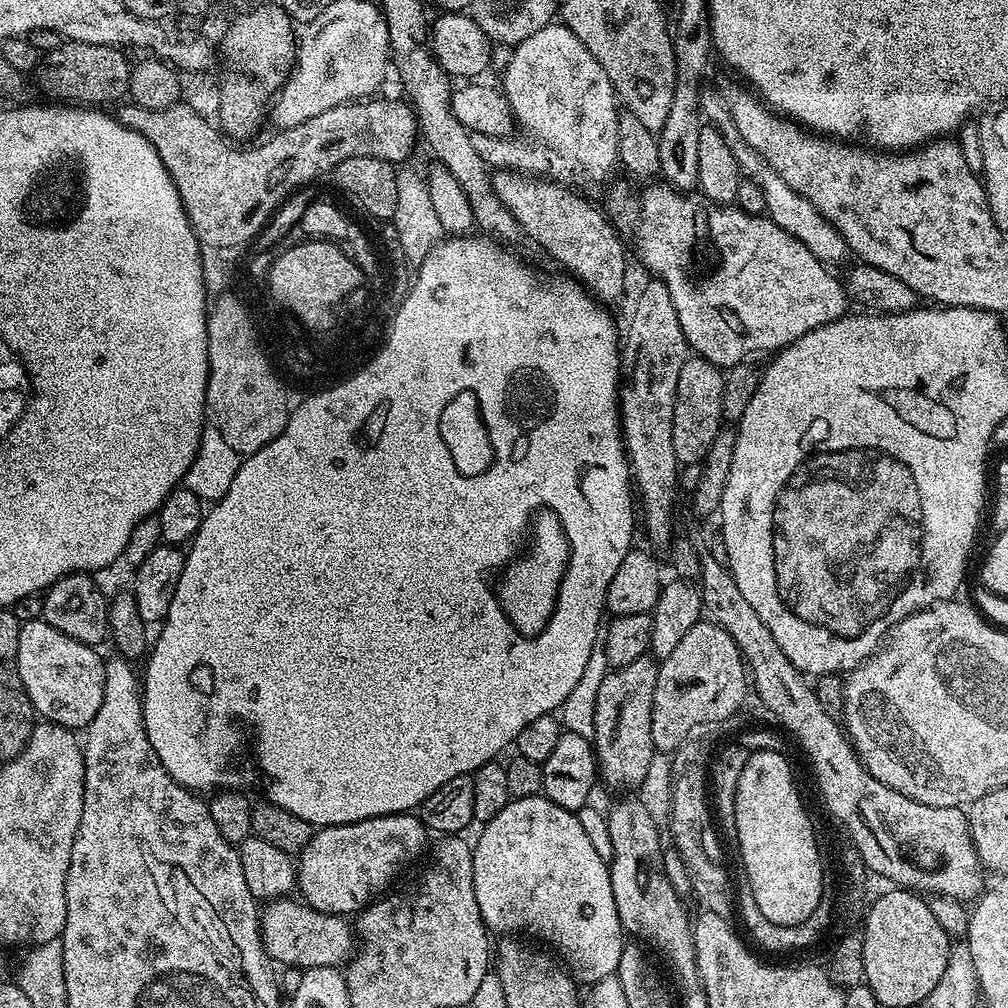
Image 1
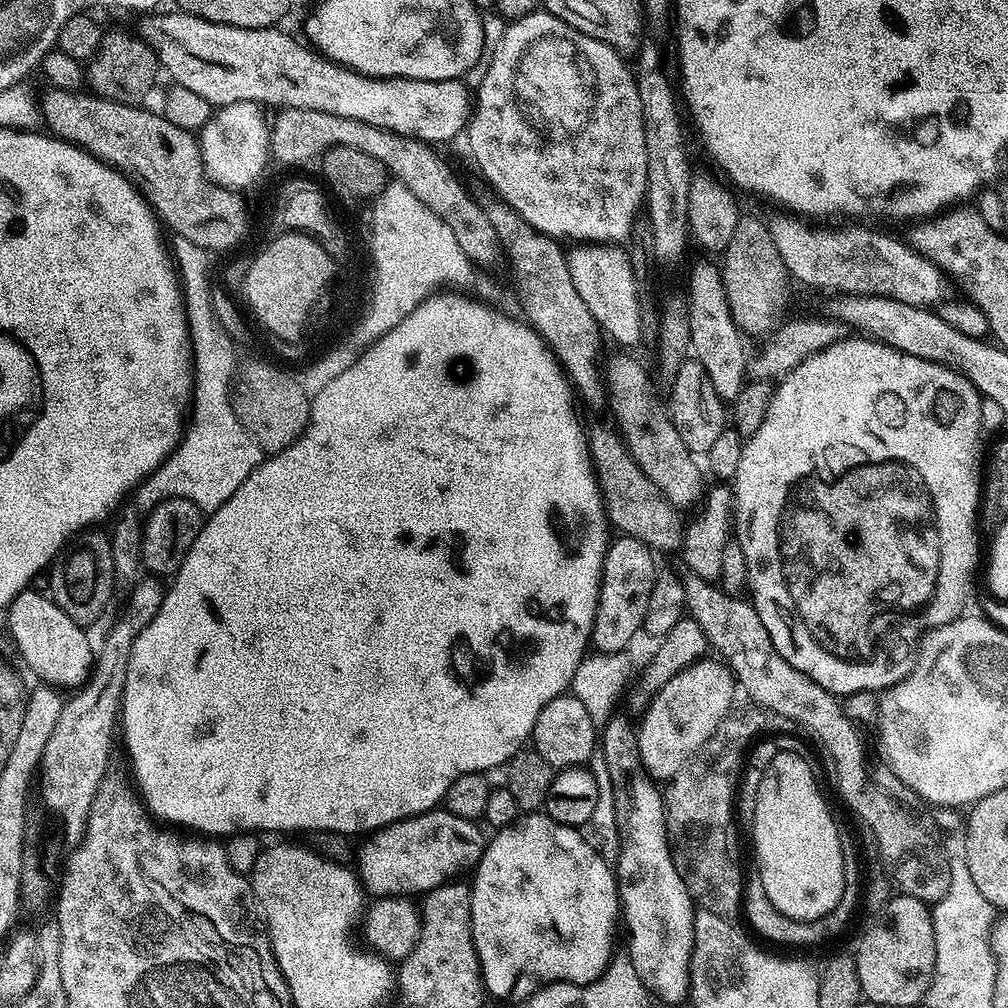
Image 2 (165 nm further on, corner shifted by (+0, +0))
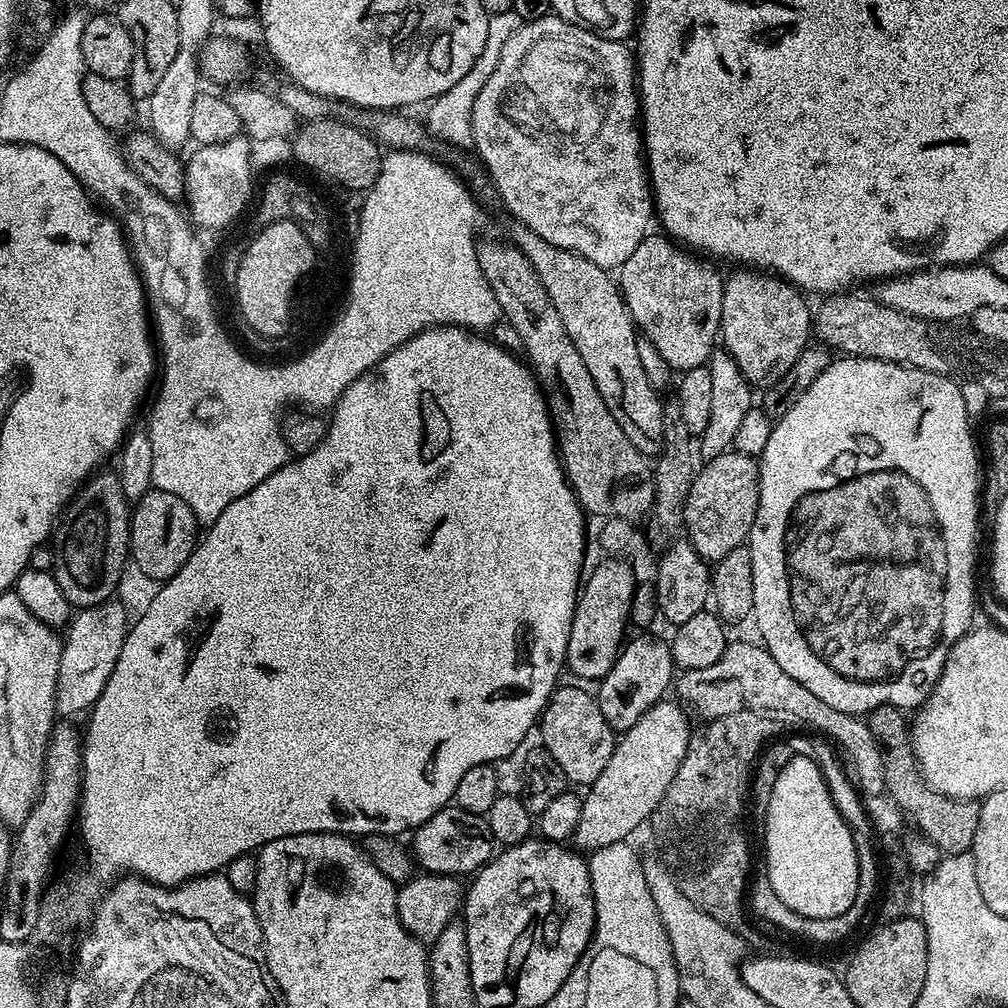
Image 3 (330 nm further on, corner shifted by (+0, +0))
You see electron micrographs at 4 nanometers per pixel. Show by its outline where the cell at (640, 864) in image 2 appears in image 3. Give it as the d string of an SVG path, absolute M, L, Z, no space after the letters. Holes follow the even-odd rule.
M640 634L640 637L634 640L629 639L623 645L614 666L599 681L596 695L599 710L607 724L618 734L627 732L641 714L659 703L674 680L676 667L671 647L665 641L662 643L646 635L648 634Z

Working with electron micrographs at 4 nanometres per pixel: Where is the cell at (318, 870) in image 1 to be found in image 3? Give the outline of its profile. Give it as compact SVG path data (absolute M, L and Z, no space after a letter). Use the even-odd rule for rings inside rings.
M445 806L435 812L425 824L411 833L410 852L415 863L425 873L433 876L467 877L487 864L494 854L494 841L487 819L480 814L470 814L455 806Z

